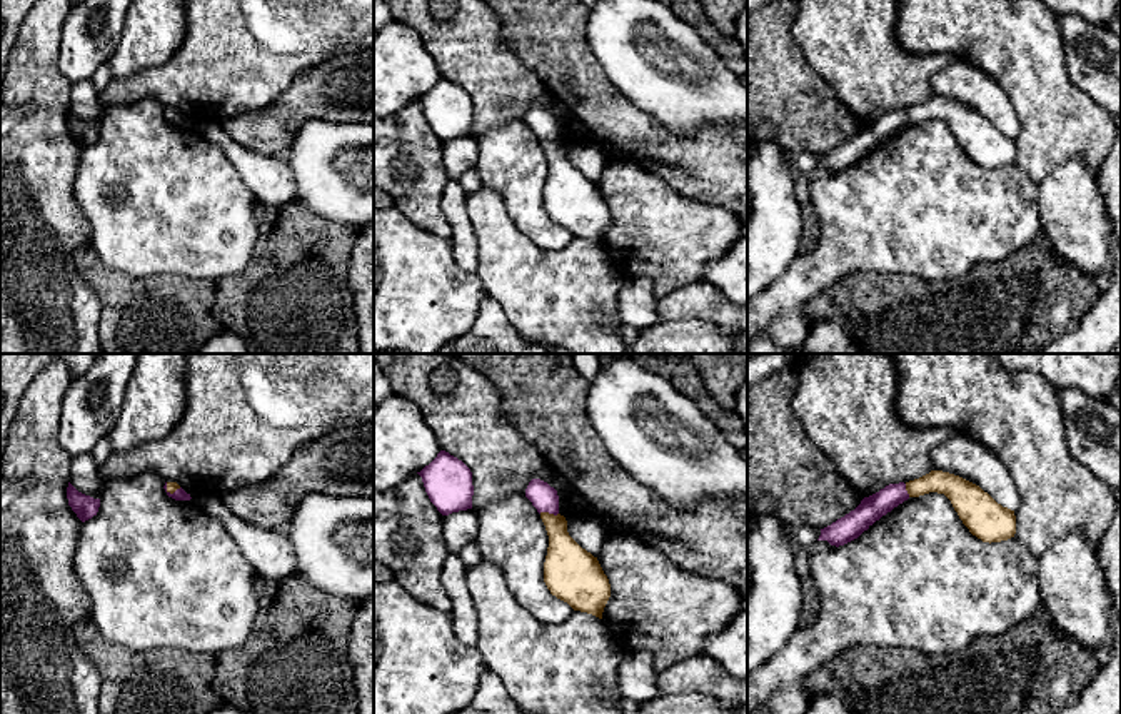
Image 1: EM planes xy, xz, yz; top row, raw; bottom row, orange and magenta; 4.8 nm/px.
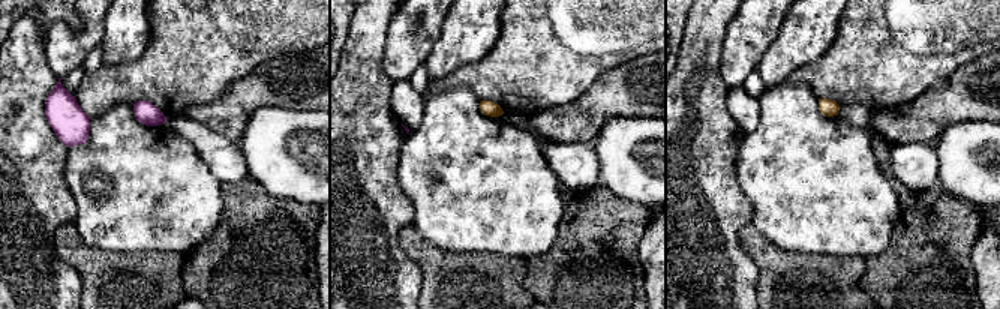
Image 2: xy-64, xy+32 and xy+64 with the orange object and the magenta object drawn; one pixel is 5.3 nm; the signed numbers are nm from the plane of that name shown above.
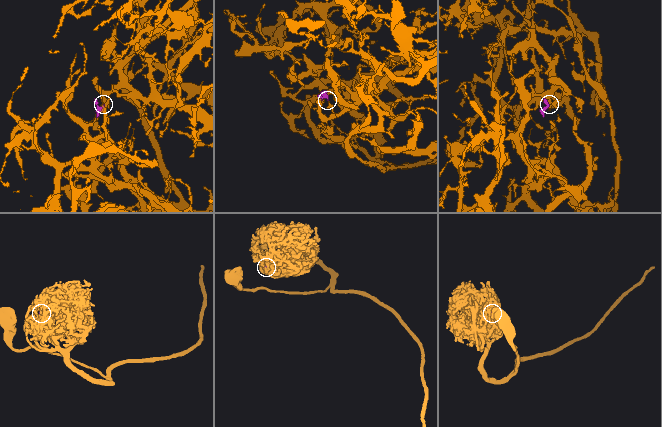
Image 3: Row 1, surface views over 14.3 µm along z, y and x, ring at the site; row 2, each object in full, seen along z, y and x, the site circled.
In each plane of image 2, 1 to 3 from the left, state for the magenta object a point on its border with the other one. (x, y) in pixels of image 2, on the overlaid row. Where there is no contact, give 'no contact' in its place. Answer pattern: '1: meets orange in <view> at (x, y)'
1: no contact
2: no contact
3: no contact

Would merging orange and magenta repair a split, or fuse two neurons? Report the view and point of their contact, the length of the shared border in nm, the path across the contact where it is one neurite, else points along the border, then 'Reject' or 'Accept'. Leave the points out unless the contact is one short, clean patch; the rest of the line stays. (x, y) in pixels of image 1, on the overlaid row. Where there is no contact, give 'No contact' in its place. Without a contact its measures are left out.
Touches orange at xz (547, 512). Shared border 100 nm. Path across: xz (566, 561), (556, 524), (547, 512), (544, 497). Accept

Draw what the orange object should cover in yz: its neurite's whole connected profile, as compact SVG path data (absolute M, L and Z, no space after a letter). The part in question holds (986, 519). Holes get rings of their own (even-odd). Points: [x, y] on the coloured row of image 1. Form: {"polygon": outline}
{"polygon": "M931 470L919 479L906 484L889 484L879 492L864 497L854 510L821 529L817 541L827 541L836 547L844 546L857 539L876 520L909 497L919 497L929 492L944 494L951 500L963 524L983 542L991 544L1014 537L1014 510L1003 507L979 485L959 475Z"}

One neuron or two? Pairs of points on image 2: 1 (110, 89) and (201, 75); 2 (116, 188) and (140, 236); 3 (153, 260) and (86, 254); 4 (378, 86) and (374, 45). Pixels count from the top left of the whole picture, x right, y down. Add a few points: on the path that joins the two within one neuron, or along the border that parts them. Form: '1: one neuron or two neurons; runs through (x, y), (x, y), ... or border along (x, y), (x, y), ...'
1: one neuron; runs through (132, 81), (158, 75), (179, 75)
2: one neuron; runs through (128, 200), (140, 212), (140, 224)
3: one neuron; runs through (137, 264), (102, 264)
4: one neuron; runs through (374, 75), (374, 56)

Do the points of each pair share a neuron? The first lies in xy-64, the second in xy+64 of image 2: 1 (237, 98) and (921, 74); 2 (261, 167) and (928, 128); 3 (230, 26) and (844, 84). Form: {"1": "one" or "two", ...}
{"1": "two", "2": "two", "3": "one"}

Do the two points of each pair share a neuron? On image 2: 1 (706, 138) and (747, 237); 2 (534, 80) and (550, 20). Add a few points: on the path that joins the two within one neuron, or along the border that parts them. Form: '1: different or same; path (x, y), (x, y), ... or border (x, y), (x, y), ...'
1: different; border (750, 222), (739, 231), (739, 246), (753, 261)
2: same; path (535, 65), (550, 50), (550, 35)

